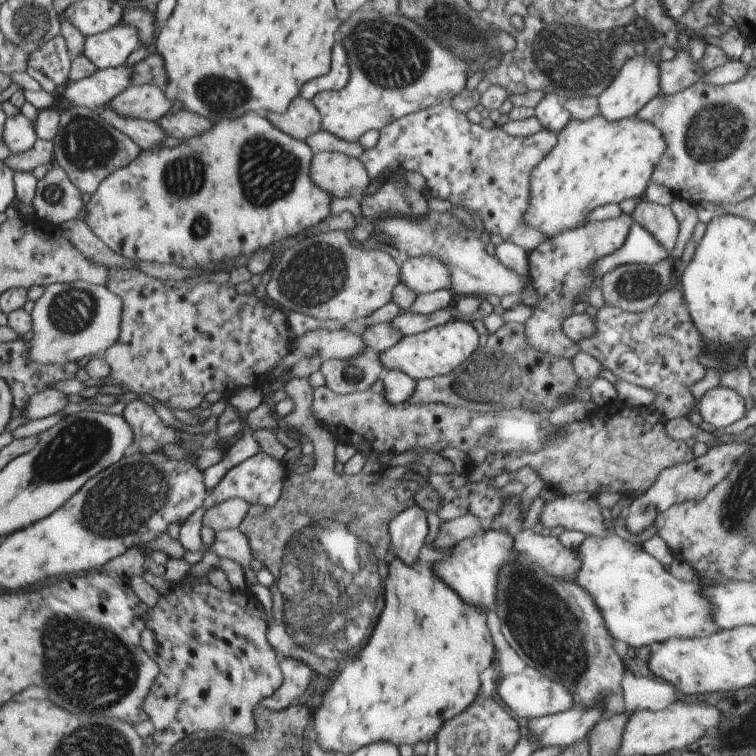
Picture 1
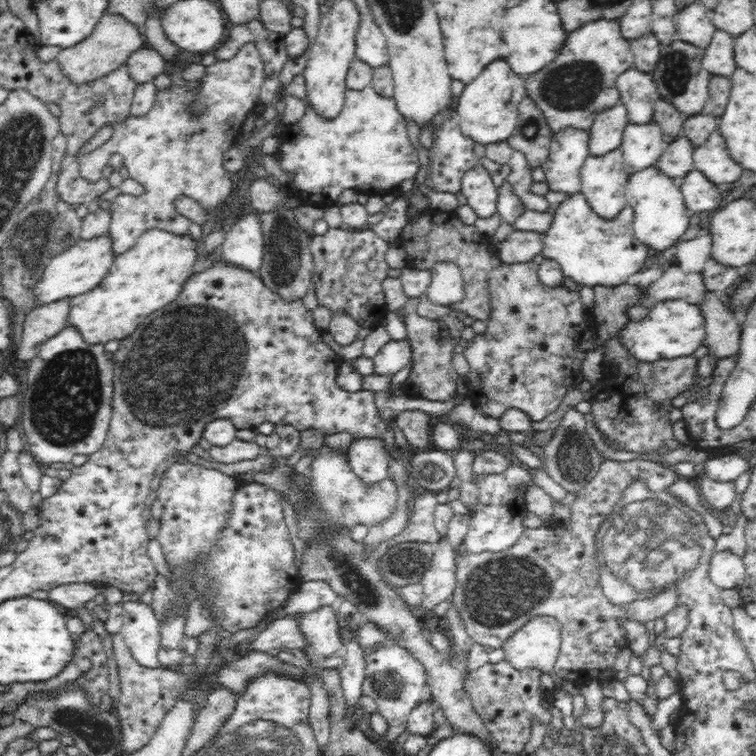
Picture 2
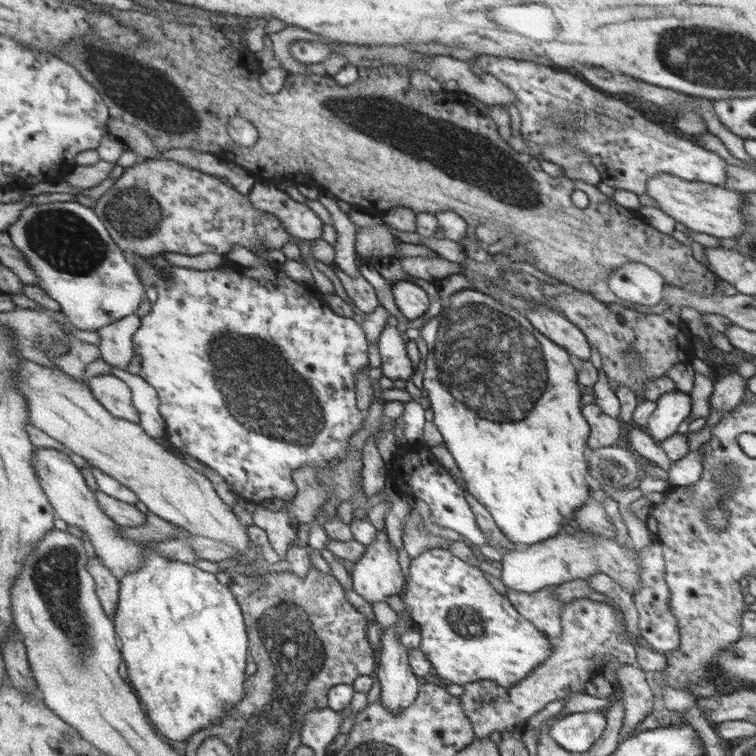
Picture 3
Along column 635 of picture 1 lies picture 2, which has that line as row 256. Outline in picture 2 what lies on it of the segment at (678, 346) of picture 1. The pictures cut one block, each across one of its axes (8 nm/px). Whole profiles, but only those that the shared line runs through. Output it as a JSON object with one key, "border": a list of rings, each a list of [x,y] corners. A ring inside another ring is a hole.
{"border":[[[345,227],[329,228],[322,235],[311,233],[311,239],[308,243],[311,255],[313,256],[313,289],[317,297],[317,305],[328,309],[330,314],[334,312],[347,312],[352,316],[352,320],[356,322],[362,329],[374,330],[388,312],[385,305],[384,291],[382,290],[382,282],[386,278],[390,278],[390,265],[386,262],[386,252],[389,249],[390,242],[386,242],[376,236],[375,232],[370,229],[362,231],[348,230]]]}

